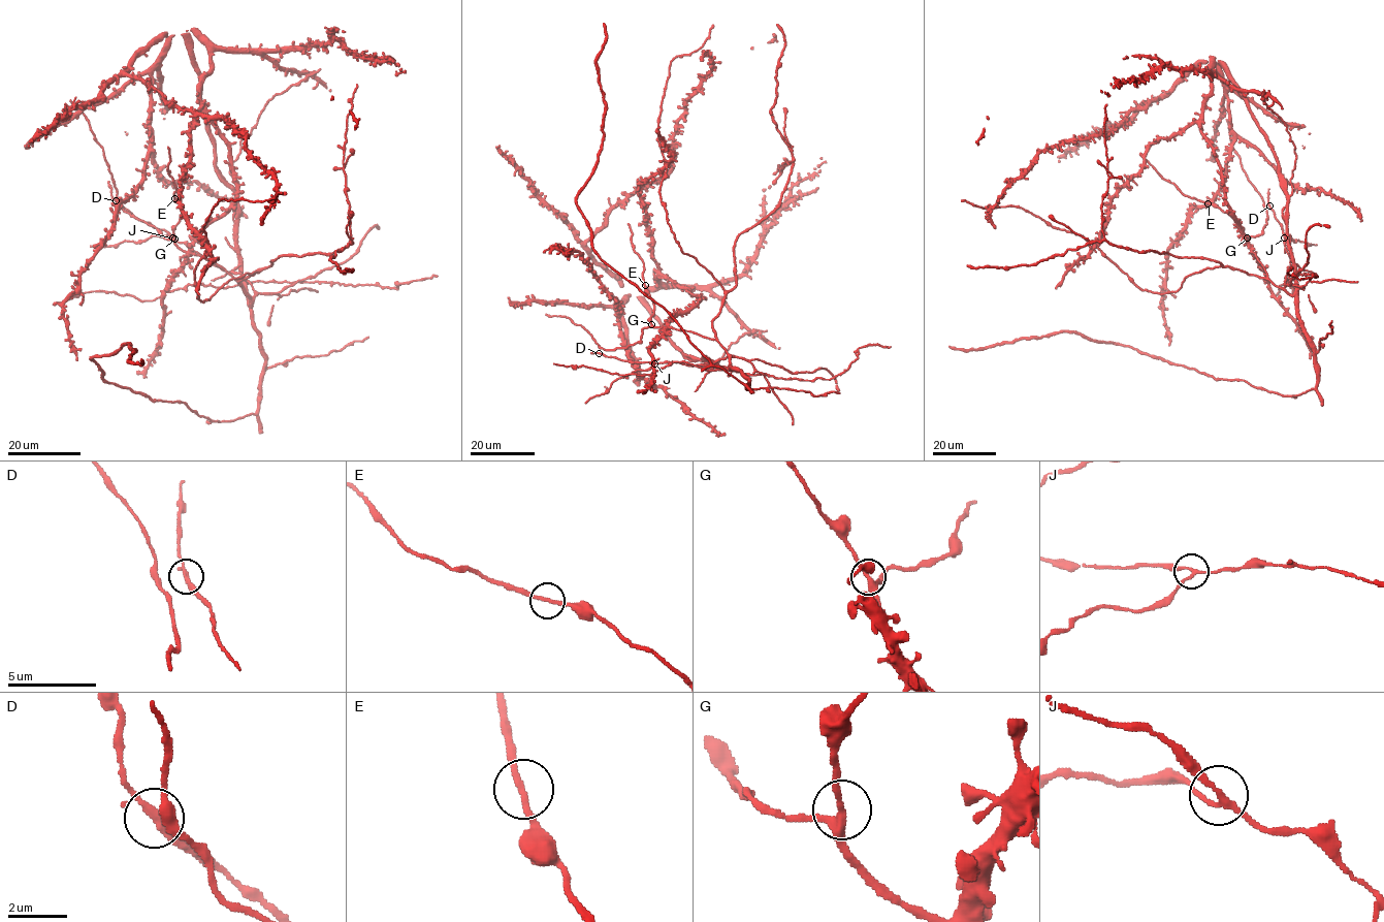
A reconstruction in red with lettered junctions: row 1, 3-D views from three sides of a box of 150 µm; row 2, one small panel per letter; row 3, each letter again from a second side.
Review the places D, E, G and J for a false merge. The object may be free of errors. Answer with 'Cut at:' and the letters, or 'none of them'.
Cut at: none of them

